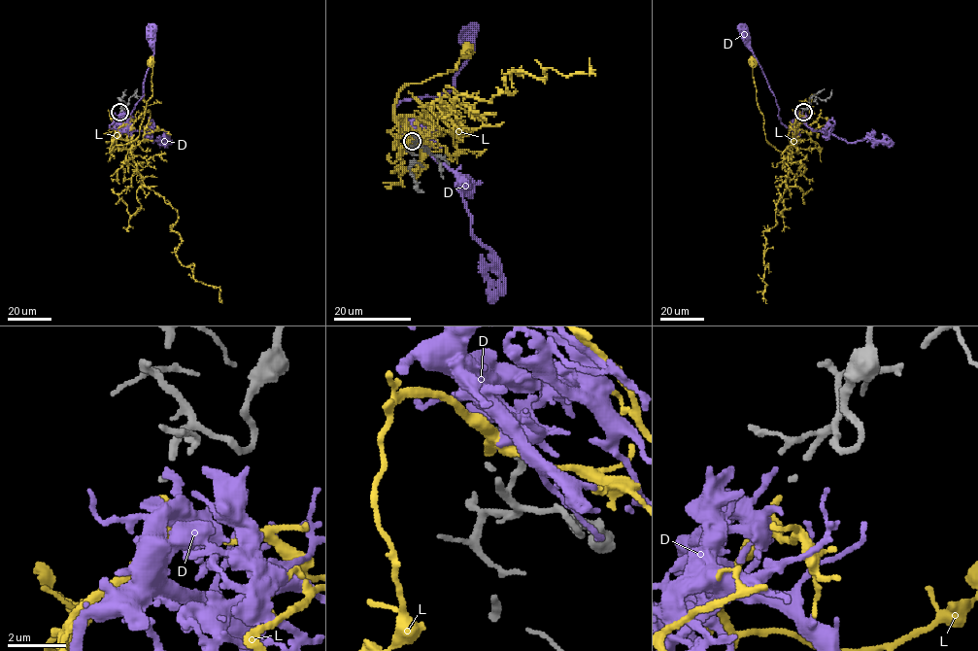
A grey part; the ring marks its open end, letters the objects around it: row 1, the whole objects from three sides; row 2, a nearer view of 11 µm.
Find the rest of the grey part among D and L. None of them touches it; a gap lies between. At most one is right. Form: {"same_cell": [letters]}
{"same_cell": ["L"]}

